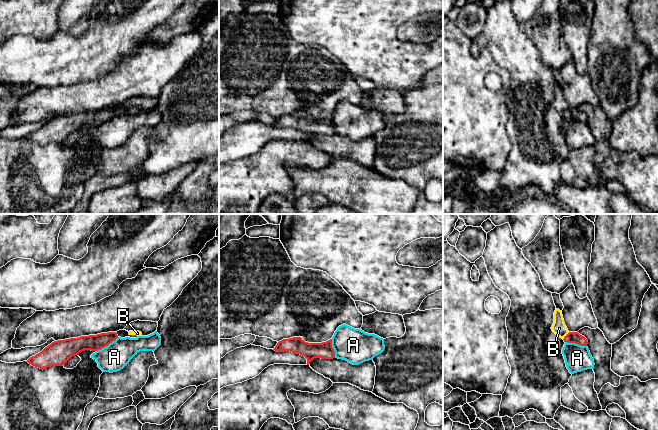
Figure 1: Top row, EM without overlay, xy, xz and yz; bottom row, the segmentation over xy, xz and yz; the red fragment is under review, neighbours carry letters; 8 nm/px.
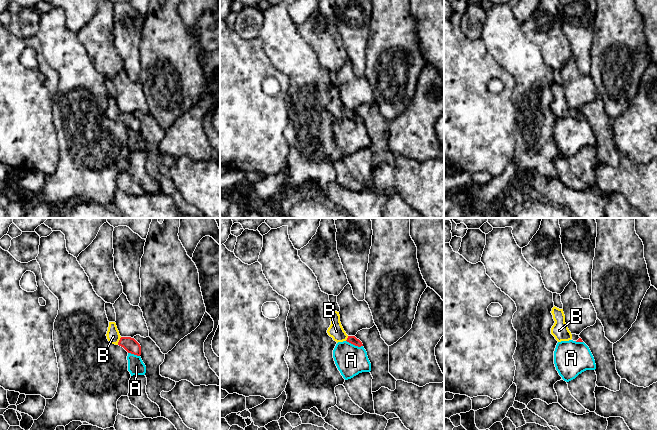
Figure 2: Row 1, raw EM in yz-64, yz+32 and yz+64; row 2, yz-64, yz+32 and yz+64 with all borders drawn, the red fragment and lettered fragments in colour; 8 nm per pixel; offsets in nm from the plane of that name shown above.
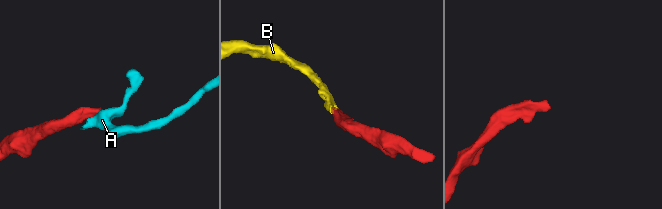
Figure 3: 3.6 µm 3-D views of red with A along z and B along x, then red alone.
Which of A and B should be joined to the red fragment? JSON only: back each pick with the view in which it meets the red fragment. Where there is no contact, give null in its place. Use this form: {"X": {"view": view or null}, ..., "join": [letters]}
{"B": {"view": "yz"}, "join": ["B"]}

